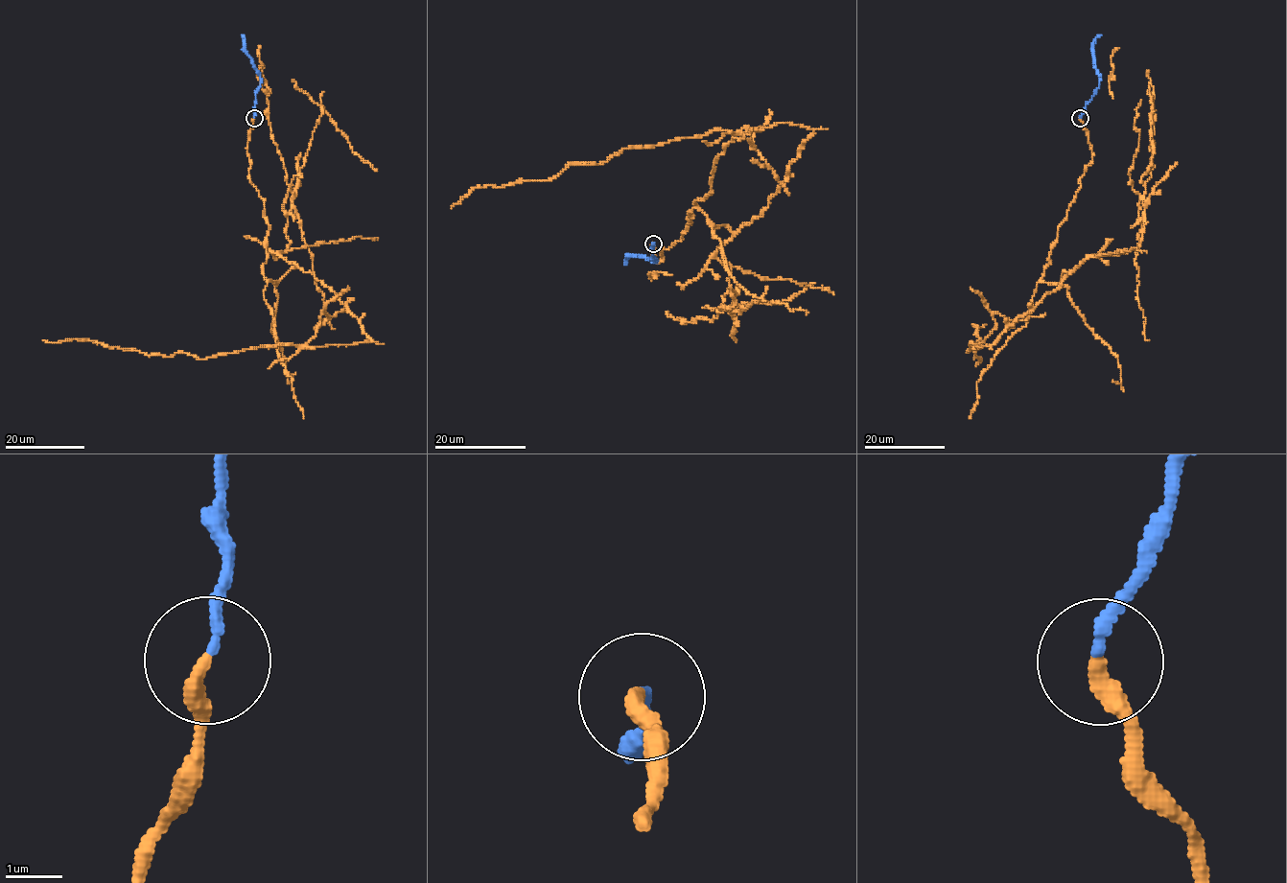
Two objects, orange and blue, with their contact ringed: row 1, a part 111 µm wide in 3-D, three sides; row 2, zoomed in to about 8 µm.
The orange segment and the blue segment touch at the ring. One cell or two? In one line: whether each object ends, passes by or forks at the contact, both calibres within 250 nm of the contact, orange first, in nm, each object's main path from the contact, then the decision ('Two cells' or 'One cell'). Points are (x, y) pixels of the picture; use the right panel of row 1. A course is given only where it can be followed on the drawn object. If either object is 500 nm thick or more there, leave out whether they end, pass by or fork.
At the ring orange ends. At the ring blue ends. Thickness 320 nm (orange) against 190 nm. Course of orange: (1081, 118), (1092, 157), (1041, 281), (1070, 271), (994, 344), (967, 352), (980, 339), (972, 324), (986, 324). Course of blue: (1081, 118), (1085, 104), (1100, 81), (1093, 47), (1094, 40), (1101, 34). Two cells

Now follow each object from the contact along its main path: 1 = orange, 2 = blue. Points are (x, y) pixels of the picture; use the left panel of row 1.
1: (254, 118), (249, 181), (269, 227), (263, 276), (310, 271), (370, 341), (201, 359), (42, 339)
2: (254, 118), (255, 94), (261, 80), (245, 48), (242, 34)

